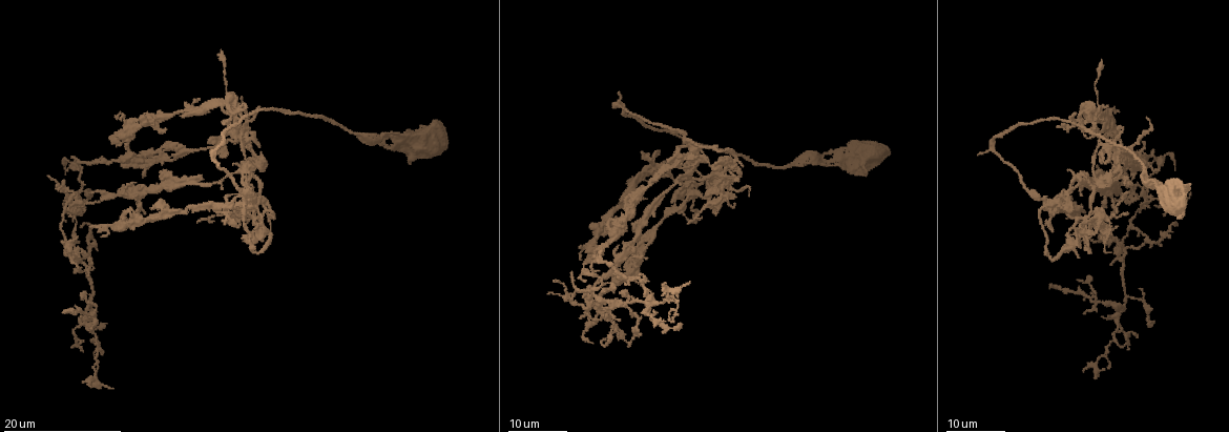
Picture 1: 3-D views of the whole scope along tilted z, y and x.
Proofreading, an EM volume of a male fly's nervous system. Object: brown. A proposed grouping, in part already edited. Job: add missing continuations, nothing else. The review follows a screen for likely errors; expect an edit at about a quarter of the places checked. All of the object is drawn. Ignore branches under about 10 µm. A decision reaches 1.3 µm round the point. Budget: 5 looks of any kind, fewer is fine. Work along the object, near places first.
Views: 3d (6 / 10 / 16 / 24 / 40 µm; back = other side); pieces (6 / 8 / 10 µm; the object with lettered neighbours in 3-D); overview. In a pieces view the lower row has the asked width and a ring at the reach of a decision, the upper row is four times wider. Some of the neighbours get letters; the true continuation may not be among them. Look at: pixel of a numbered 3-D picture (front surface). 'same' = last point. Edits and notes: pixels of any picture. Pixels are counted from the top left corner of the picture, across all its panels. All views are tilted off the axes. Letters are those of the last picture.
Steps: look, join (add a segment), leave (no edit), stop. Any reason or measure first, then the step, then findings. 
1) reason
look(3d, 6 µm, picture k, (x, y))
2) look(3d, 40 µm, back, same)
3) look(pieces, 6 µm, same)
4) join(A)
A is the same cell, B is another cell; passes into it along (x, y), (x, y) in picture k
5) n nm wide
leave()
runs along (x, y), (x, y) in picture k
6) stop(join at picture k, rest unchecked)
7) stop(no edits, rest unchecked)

thin end
look(3d, 24 µm, picture 1, (197, 221))

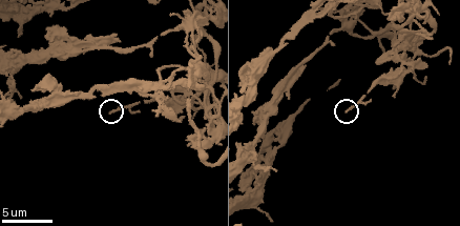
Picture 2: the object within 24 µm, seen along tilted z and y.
look(pieces, 8 µm, picture 2, (112, 113))

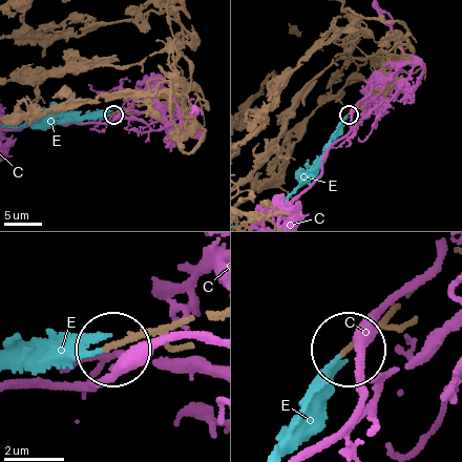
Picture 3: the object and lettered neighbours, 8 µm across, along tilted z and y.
130 nm wide
join(E)
E is the same cell, C is another cell; passes into it along (193, 316), (113, 347), (17, 347) in picture 3; it goes on there

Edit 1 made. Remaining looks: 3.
redraw
look(overview)

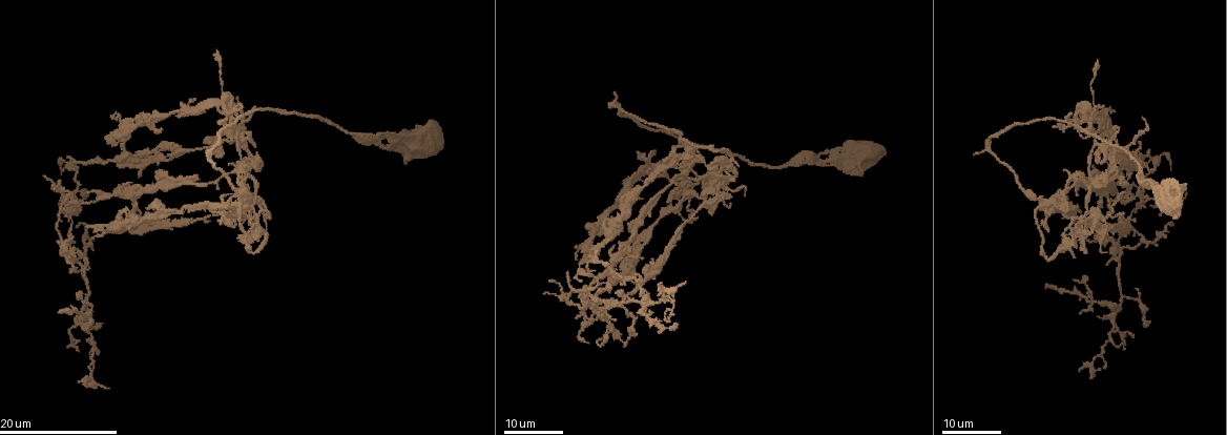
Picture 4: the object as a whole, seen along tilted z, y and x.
branch stops here
look(3d, 16 µm, picture 4, (636, 255))

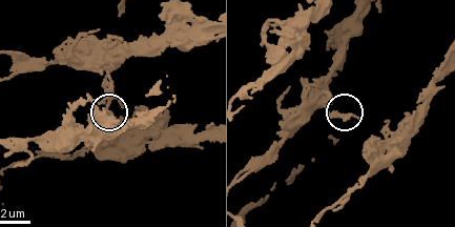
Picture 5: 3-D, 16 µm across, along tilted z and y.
look(pieces, 6 µm, picture 5, (350, 115))

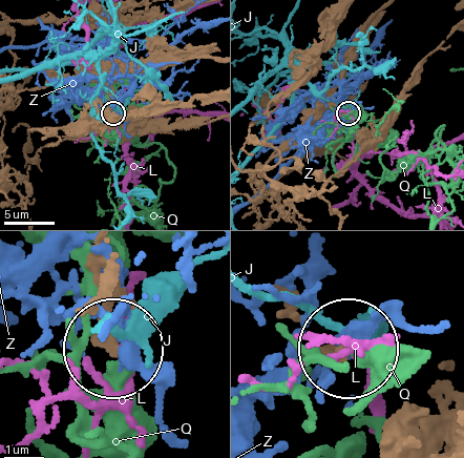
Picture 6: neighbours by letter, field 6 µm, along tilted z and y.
leave()
J, L, Q and Z are other cells; none of them fits

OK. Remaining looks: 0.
stop(join at picture 3, rest unchecked)

